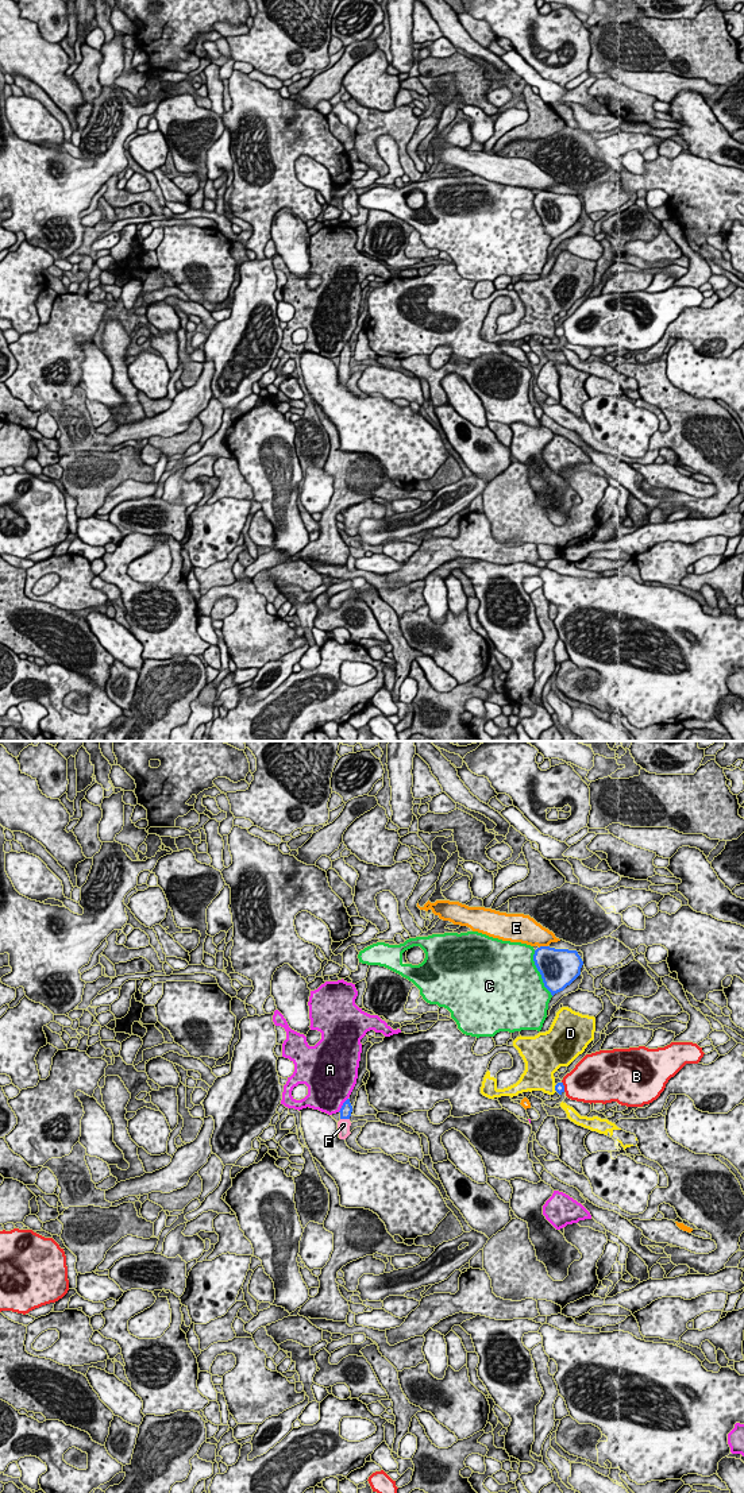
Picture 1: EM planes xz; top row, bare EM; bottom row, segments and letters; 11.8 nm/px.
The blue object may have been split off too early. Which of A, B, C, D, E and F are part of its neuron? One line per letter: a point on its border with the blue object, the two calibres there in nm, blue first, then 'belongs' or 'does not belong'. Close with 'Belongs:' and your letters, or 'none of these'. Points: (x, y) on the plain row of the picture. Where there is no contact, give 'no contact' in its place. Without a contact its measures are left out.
A: contact xz (343, 348); calibres 140 and 480 nm; does not belong
B: contact xz (563, 331); calibres 120 and 440 nm; does not belong
C: contact xz (540, 218); calibres 460 and 480 nm; does not belong
D: contact xz (555, 332); calibres 120 and 360 nm; does not belong
E: contact xz (543, 191); calibres 380 and 300 nm; does not belong
F: contact xz (344, 362); calibres 140 and 160 nm; belongs
Belongs: F

